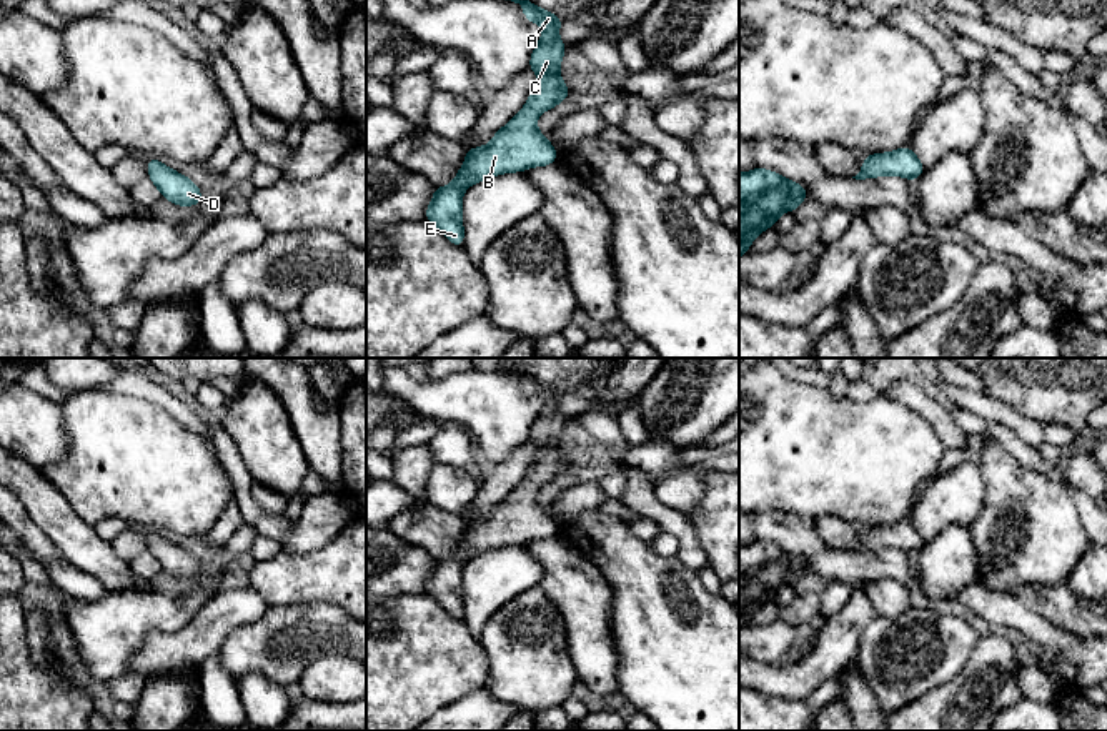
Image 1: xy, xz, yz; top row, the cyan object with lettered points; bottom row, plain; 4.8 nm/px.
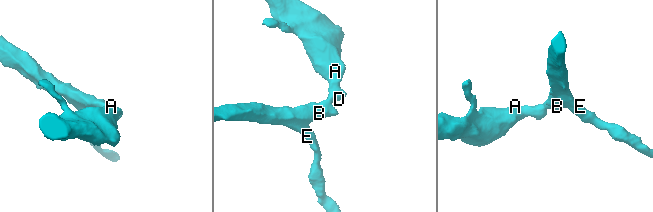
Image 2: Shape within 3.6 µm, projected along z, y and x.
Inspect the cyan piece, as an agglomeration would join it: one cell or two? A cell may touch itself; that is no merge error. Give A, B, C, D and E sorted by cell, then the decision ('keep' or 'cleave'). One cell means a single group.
A B C D E; keep

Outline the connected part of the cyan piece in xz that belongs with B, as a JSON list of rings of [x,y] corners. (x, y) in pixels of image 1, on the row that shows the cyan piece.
[[[511,0],[519,3],[531,23],[543,23],[544,30],[536,43],[529,70],[541,78],[534,85],[521,112],[518,112],[491,143],[466,148],[466,158],[449,186],[434,186],[434,195],[426,208],[426,221],[434,225],[454,246],[464,245],[461,196],[468,186],[501,173],[524,172],[531,167],[556,163],[558,153],[551,142],[538,132],[536,118],[569,97],[569,88],[559,75],[559,63],[568,48],[558,38],[564,22],[554,13],[541,10],[529,0]]]

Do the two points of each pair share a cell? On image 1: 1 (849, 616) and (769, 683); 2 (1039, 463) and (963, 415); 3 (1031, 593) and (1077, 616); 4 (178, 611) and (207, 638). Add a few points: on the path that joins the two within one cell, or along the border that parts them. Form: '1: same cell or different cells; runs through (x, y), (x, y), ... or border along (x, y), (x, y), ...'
1: same cell; runs through (838, 640), (793, 681)
2: same cell; runs through (1021, 452), (997, 430), (981, 427)
3: same cell; runs through (1042, 598), (1056, 603), (1066, 613)
4: different cells; border along (215, 593), (182, 628), (150, 631)

